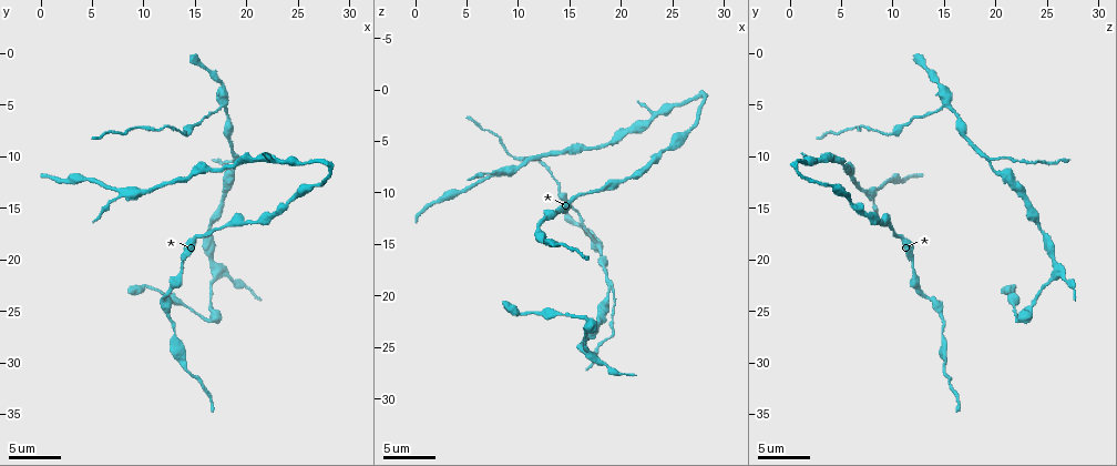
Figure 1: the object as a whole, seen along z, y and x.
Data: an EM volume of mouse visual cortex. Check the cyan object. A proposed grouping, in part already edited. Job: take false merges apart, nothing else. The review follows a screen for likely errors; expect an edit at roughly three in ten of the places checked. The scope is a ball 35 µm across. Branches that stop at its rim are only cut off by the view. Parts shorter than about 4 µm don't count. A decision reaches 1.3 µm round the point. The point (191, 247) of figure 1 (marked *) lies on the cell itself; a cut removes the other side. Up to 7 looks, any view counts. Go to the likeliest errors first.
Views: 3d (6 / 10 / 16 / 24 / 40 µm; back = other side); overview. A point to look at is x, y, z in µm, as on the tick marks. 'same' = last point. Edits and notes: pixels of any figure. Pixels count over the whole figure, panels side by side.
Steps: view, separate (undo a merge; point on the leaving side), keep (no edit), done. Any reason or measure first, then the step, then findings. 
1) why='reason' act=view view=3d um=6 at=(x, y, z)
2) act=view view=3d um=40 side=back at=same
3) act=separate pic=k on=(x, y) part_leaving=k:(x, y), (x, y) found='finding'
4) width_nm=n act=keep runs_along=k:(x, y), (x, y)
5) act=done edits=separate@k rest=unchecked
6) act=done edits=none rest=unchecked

why='a fork' act=view view=3d um=10 at=(18.8, 10.8, 19.2)

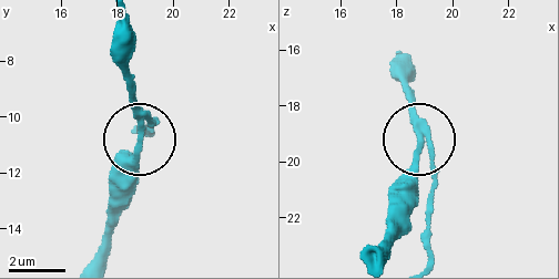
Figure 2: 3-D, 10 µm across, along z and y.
act=separate pic=2 on=(432, 166) part_leaving=2:(423, 127), (430, 146), (427, 260) found='two cells meet here'

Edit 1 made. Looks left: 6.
act=view view=overview

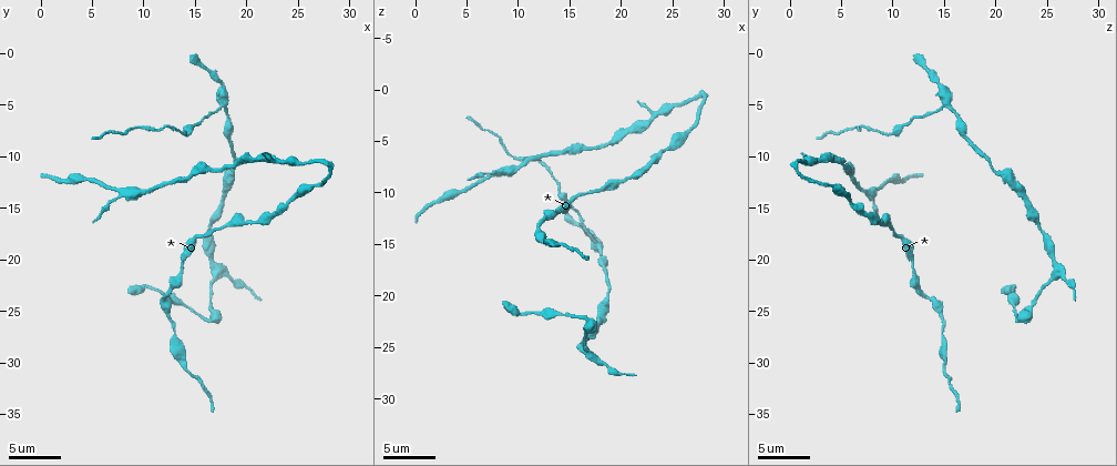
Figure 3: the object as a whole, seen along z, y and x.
why='a fork' act=view view=3d um=6 at=(18.0, 5.0, 15.6)

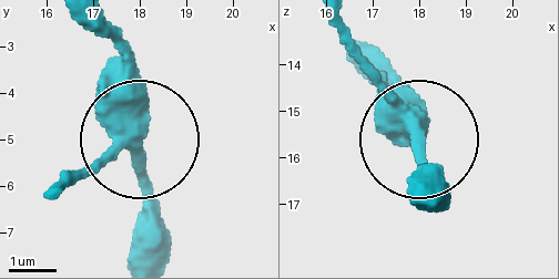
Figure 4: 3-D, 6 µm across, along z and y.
side_arm_um=6 act=separate pic=4 on=(79, 172) part_leaving=4:(399, 100), (344, 21) found='a second cell is stuck on'

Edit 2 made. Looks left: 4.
act=done edits=separate@2,separate@4 rest=unchecked

